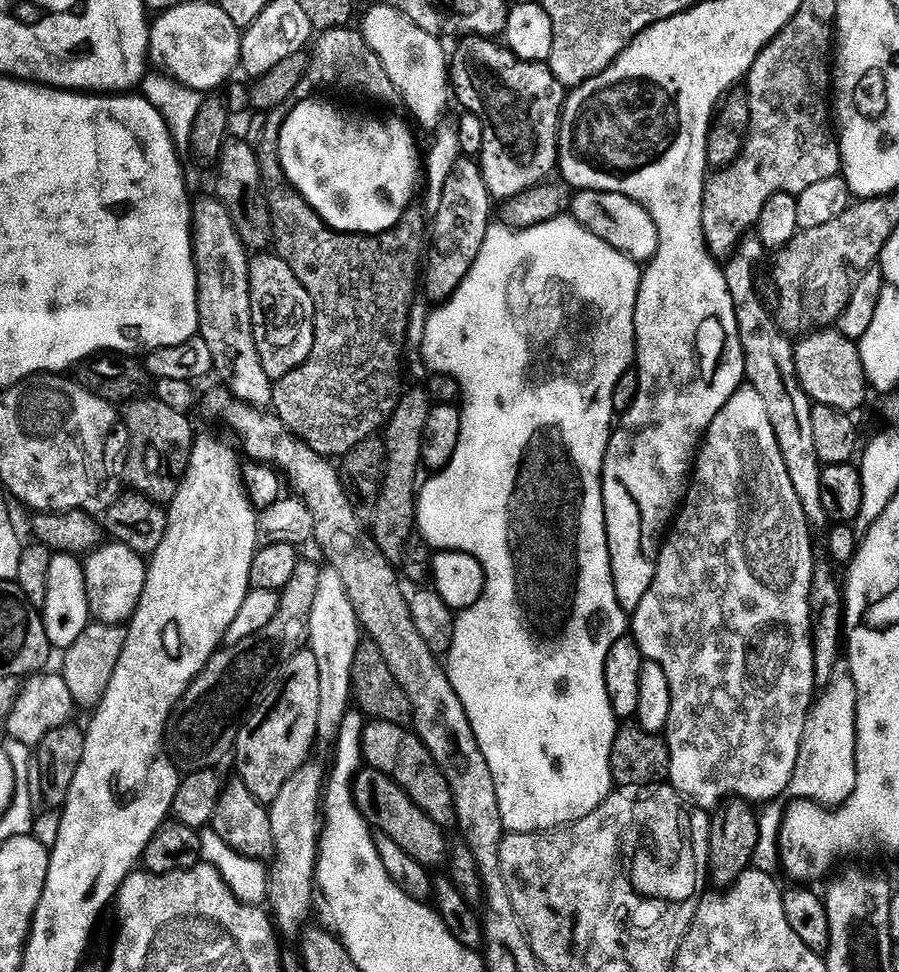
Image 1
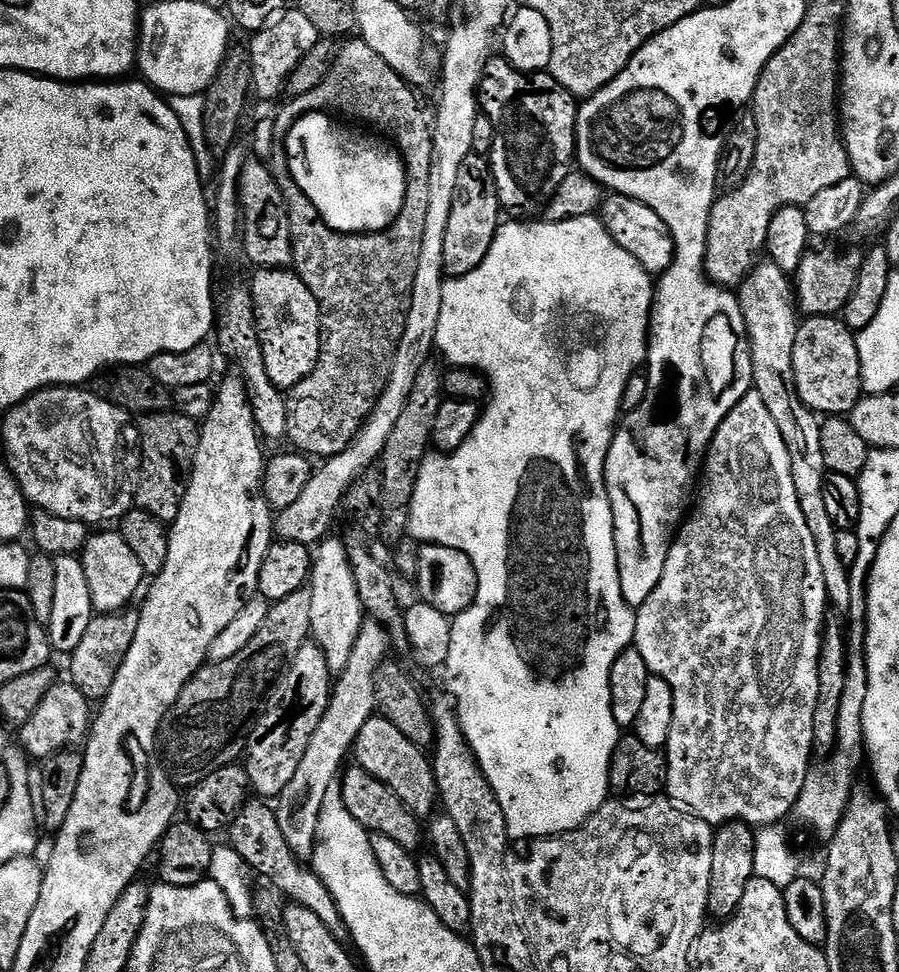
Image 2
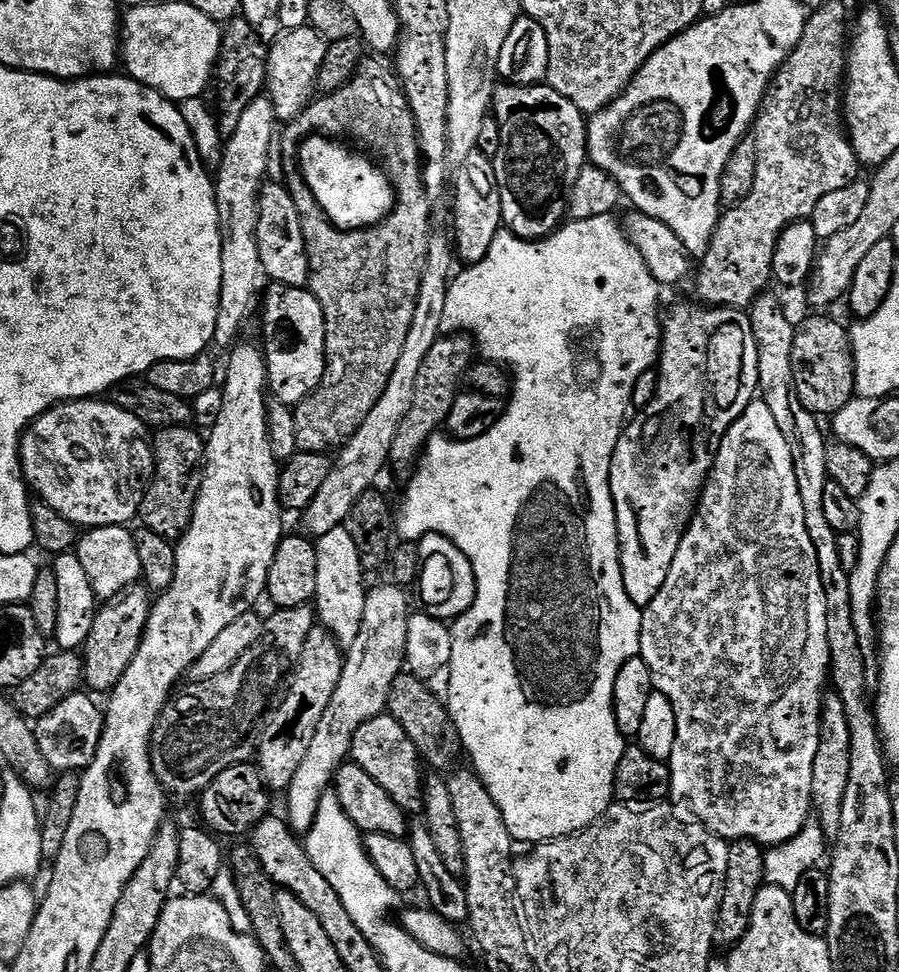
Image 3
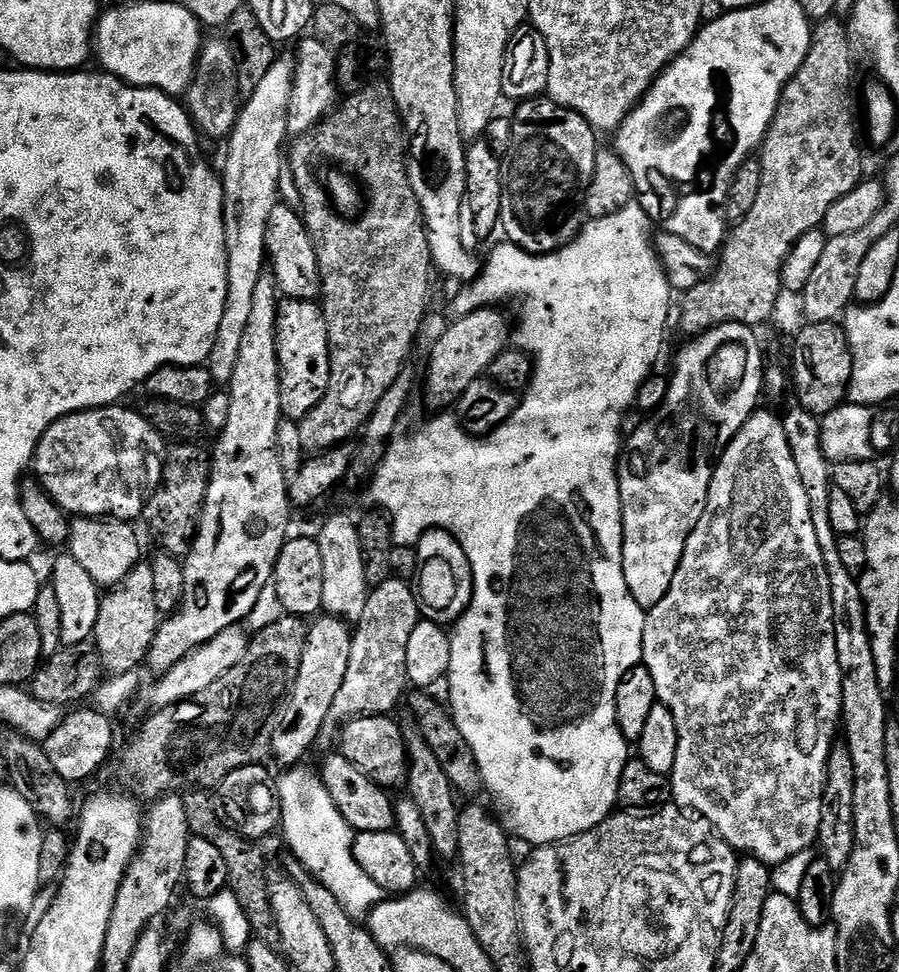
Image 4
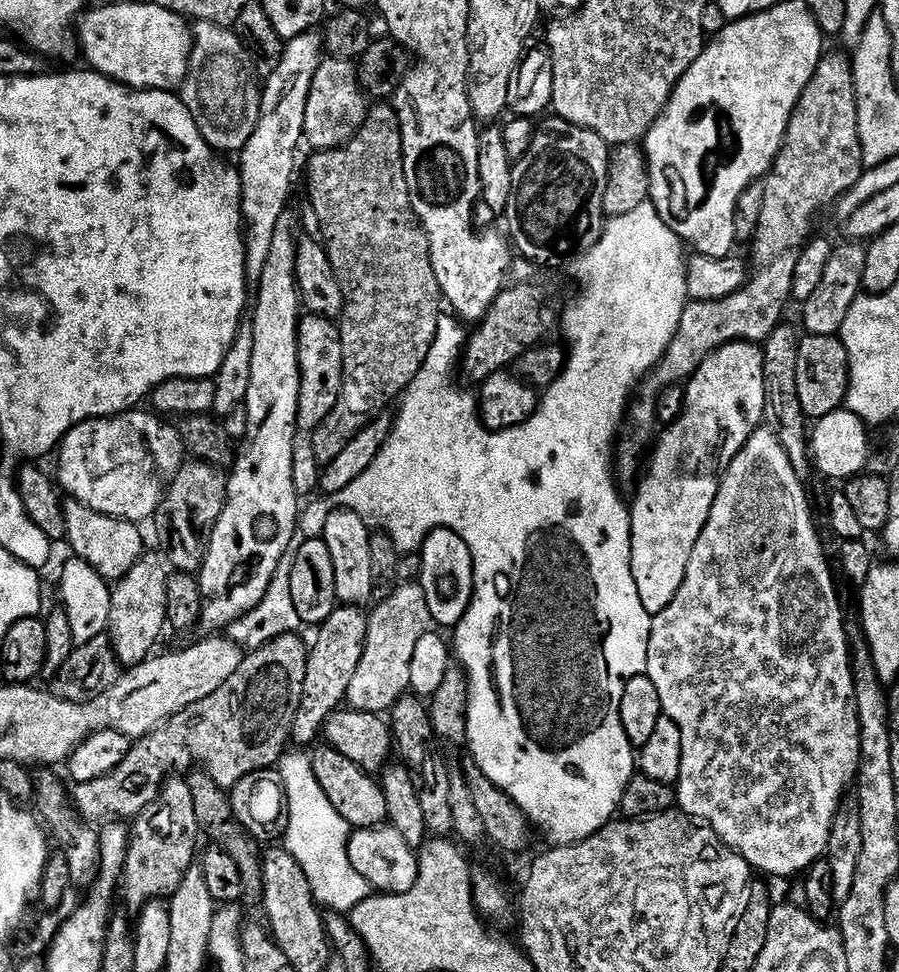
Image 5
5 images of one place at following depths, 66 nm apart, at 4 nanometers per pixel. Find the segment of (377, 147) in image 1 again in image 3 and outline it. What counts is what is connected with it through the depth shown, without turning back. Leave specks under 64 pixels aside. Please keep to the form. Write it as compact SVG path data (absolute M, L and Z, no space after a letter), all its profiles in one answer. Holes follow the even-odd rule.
M321 134L304 138L299 146L299 172L310 186L314 198L318 198L318 206L322 206L324 213L337 228L371 228L392 211L396 193L388 179L388 173L379 163L373 162L367 155L359 156L342 145L344 144Z

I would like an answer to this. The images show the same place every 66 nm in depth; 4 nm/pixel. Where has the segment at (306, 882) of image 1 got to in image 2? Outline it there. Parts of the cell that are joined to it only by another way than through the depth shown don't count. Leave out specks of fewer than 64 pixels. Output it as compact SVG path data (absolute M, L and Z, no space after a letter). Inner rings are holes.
M365 619L357 641L354 642L350 660L335 681L326 714L322 714L322 722L318 722L318 730L314 730L314 738L310 738L310 746L306 746L306 754L302 754L302 762L294 778L290 778L286 790L282 790L278 797L275 805L278 826L282 826L282 834L285 835L290 850L294 850L300 860L307 861L315 853L322 798L326 798L326 790L330 790L330 786L337 783L345 767L344 759L347 756L349 759L359 731L376 712L374 682L376 672L389 659L388 648L390 649L388 631L376 619Z

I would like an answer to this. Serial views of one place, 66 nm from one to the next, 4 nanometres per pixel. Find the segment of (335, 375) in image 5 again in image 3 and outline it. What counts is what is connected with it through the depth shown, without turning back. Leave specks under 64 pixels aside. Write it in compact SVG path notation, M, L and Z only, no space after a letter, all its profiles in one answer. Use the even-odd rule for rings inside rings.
M272 282L262 296L263 312L262 351L268 364L271 399L295 406L320 385L326 370L326 322L322 306L307 287L295 288Z

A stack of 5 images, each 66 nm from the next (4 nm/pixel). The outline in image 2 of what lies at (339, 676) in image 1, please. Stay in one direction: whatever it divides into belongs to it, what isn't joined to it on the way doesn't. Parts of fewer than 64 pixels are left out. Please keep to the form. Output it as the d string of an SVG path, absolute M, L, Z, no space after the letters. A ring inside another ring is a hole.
M327 537L317 545L308 587L311 590L311 637L326 654L332 674L339 676L353 653L354 642L364 621L364 611L357 583L354 582L353 568L349 564L348 550L343 539L334 537Z

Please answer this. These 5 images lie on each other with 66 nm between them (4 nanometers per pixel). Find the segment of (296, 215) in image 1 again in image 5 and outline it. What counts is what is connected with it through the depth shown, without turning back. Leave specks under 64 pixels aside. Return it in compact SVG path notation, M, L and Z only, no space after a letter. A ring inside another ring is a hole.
M388 102L373 103L369 107L364 124L356 129L355 136L347 144L332 151L313 151L311 155L312 157L308 160L308 200L312 203L312 212L316 215L317 226L320 227L319 239L322 241L324 249L328 251L330 266L334 270L334 278L338 280L338 286L341 287L342 298L344 299L344 309L338 317L342 358L344 359L342 390L334 410L330 410L330 414L326 414L326 418L310 436L316 459L320 461L321 465L326 465L334 458L338 458L338 454L342 454L342 450L346 450L346 446L363 430L364 425L381 415L387 409L384 407L392 399L395 401L407 389L408 383L418 374L418 370L422 366L426 354L430 354L430 346L434 342L434 334L438 328L438 318L442 315L442 293L438 286L438 278L434 274L428 235L424 233L424 228L421 226L419 218L414 214L414 206L410 202L410 190L406 186L406 170L404 169L404 155L402 154L402 134L400 133L400 123L395 107Z

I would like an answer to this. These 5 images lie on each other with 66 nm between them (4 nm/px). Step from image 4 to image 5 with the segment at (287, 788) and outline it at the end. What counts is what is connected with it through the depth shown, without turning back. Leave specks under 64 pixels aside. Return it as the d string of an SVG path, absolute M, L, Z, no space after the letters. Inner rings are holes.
M304 750L285 751L278 765L278 779L283 785L286 801L286 827L282 836L284 840L288 839L288 852L302 866L312 893L316 896L317 905L327 906L331 911L341 914L351 913L352 909L359 906L360 901L368 897L370 889L366 878L362 878L362 874L358 874L354 866L350 866L349 826L342 814L338 814L334 806L330 806L330 798L326 798L326 794L318 786L311 755Z

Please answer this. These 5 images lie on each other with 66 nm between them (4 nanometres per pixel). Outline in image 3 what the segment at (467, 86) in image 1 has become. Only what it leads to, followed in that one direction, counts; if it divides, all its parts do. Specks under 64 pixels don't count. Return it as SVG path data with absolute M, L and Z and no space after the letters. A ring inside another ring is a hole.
M501 83L496 89L496 93L492 96L491 111L494 113L497 124L500 127L501 142L498 146L497 154L491 159L494 166L494 174L498 182L498 190L500 191L500 201L502 202L502 224L505 229L513 232L518 238L524 240L541 240L544 237L552 235L557 228L565 223L568 216L568 198L567 195L572 191L573 186L578 182L578 174L584 169L584 165L589 163L588 159L588 120L585 113L578 110L578 106L574 106L574 102L570 102L570 98L566 98L562 94L558 94L558 90L548 87L547 83L531 84L530 86L522 86L521 84Z

